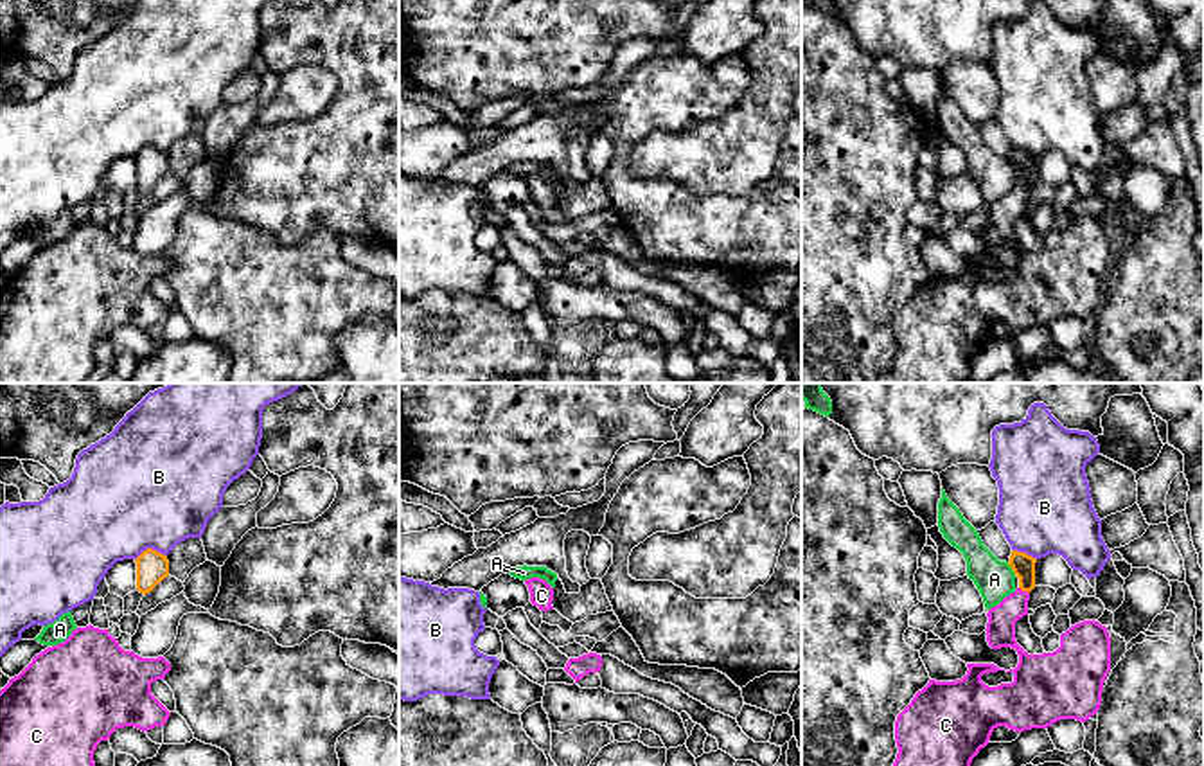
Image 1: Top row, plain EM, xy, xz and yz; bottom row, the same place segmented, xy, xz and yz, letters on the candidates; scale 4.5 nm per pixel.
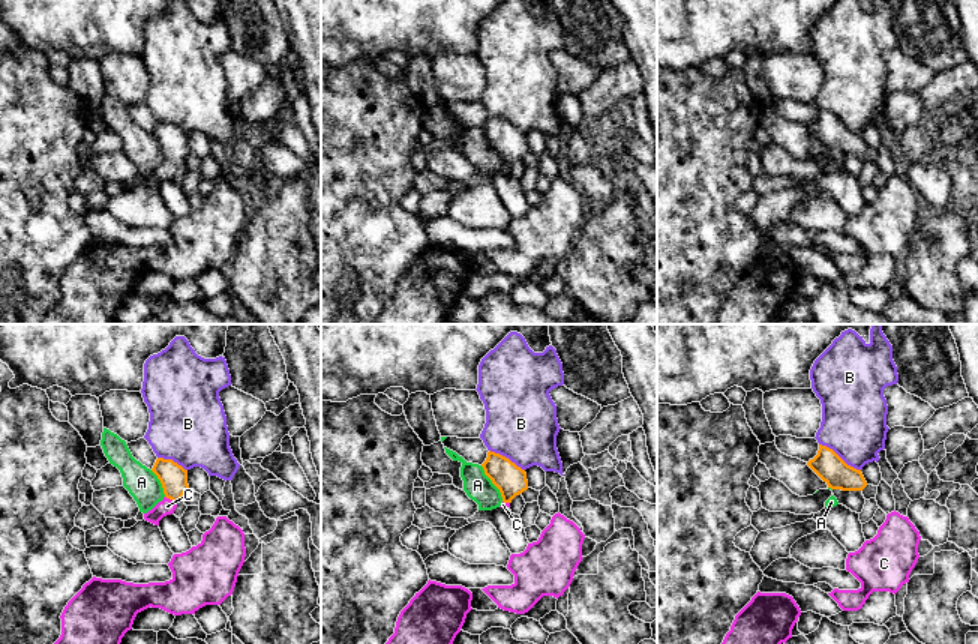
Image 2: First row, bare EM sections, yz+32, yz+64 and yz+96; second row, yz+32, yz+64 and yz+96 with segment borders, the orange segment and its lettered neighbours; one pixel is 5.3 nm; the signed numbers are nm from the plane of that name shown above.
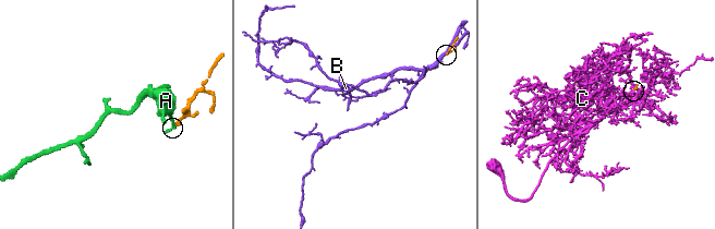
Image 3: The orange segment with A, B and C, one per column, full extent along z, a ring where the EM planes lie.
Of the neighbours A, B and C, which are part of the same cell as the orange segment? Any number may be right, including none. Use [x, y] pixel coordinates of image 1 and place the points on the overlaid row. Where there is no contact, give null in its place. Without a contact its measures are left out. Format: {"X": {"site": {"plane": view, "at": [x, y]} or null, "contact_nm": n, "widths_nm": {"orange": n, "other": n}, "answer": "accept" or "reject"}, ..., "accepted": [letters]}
{"A": {"site": {"plane": "yz", "at": [1012, 569]}, "contact_nm": 70, "widths_nm": {"orange": 110, "other": 170}, "answer": "reject"}, "B": {"site": {"plane": "xy", "at": [150, 549]}, "contact_nm": 150, "widths_nm": {"orange": 140, "other": 500}, "answer": "reject"}, "C": {"site": {"plane": "yz", "at": [1025, 590]}, "contact_nm": 60, "widths_nm": {"orange": 110, "other": 130}, "answer": "accept"}, "accepted": ["C"]}

